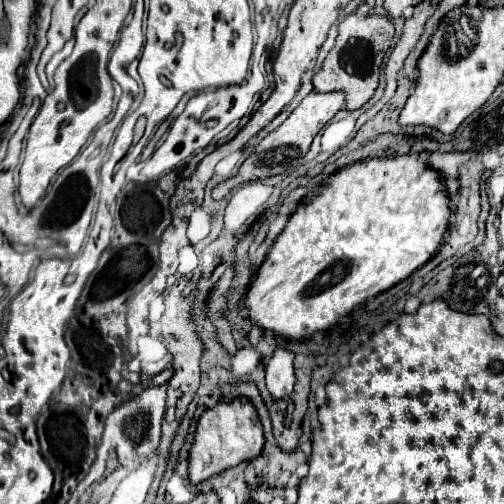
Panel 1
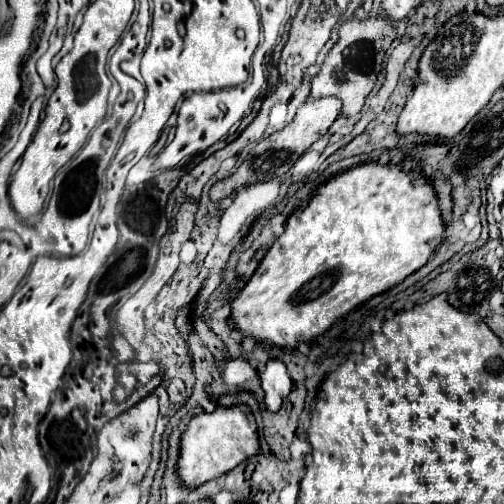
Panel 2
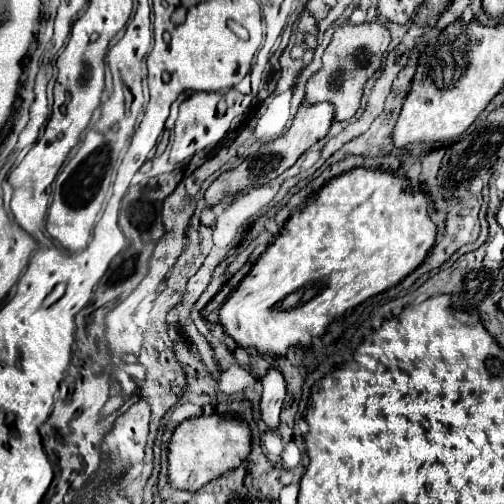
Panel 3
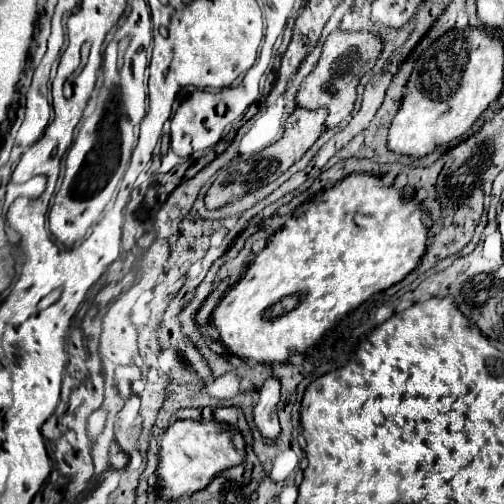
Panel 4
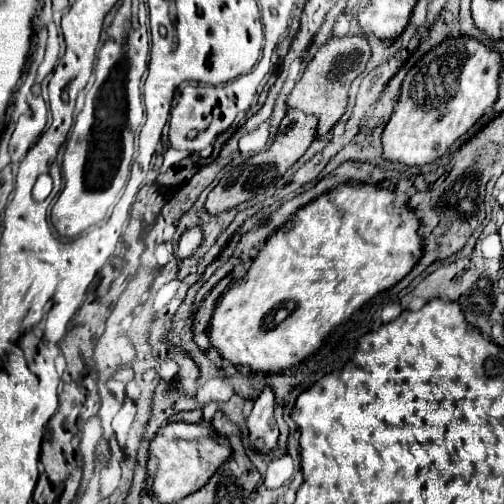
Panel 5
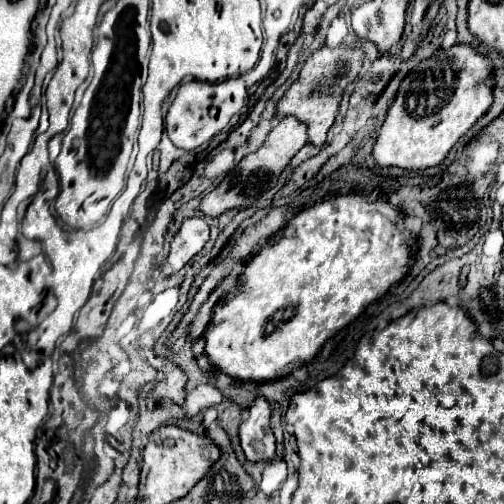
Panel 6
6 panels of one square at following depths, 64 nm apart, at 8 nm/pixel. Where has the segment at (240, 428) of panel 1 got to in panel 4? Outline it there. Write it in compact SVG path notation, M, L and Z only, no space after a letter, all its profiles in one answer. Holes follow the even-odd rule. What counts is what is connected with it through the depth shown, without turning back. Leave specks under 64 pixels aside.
M176 420L160 436L158 450L158 496L166 502L206 488L206 484L222 470L236 466L244 460L244 440L234 428L216 424L216 420Z

